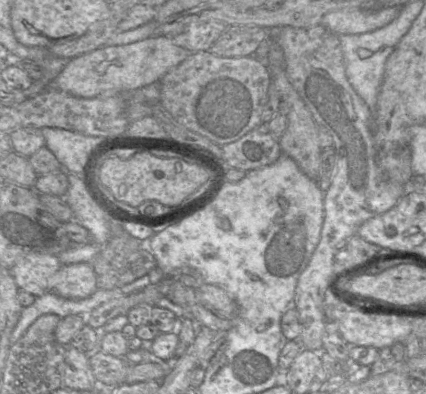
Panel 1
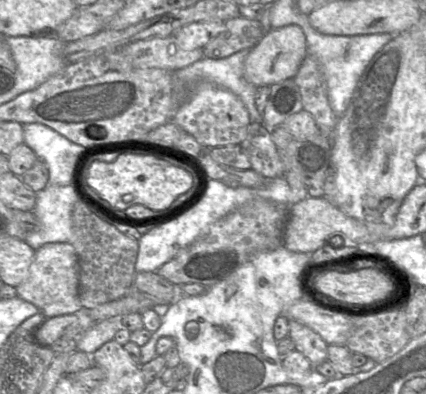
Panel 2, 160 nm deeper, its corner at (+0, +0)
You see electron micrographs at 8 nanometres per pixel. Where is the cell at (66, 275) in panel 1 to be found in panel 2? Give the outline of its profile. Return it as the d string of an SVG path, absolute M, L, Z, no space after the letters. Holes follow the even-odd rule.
M47 243L35 250L28 278L16 287L17 296L35 305L46 318L82 311L79 299L79 262L70 243Z

